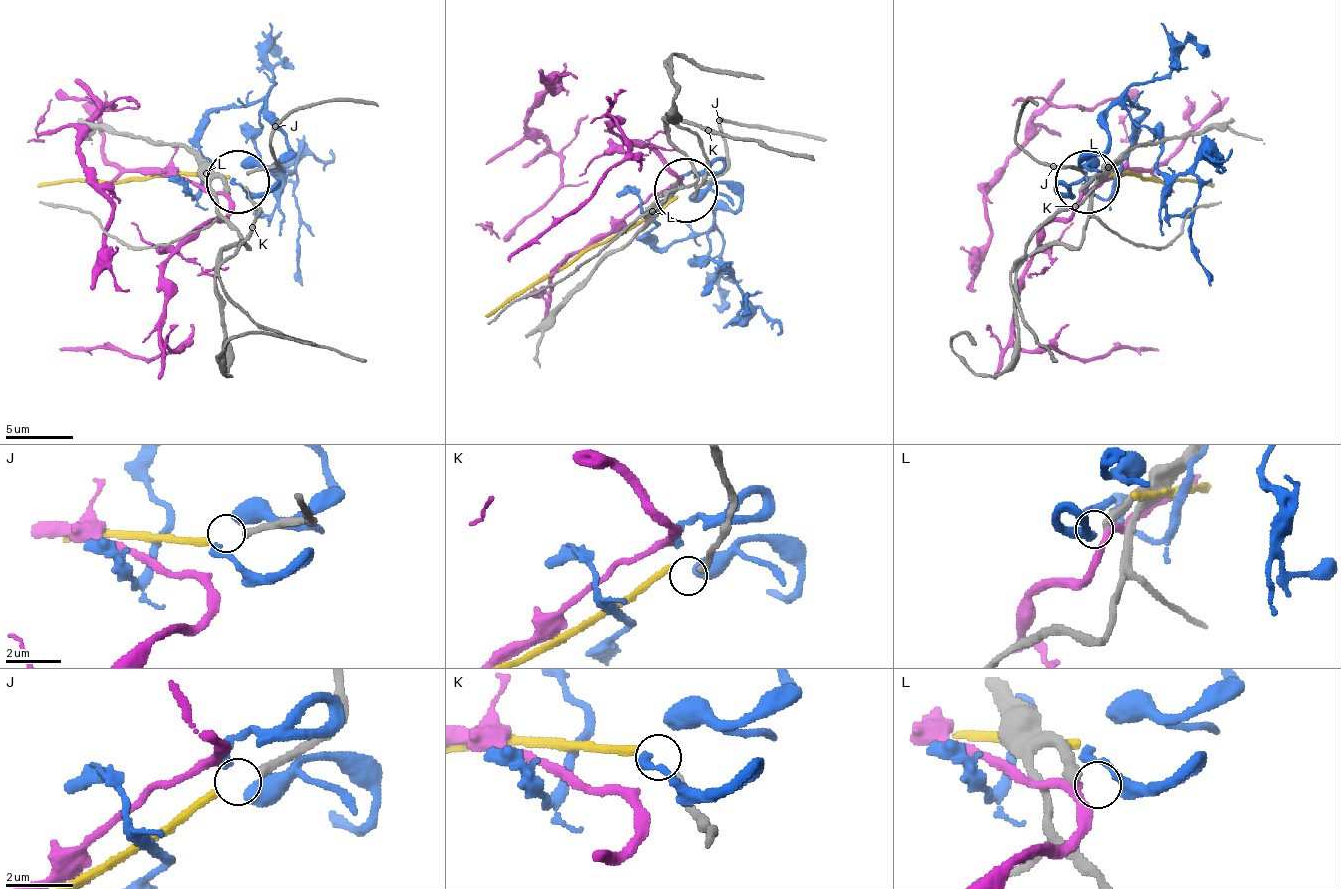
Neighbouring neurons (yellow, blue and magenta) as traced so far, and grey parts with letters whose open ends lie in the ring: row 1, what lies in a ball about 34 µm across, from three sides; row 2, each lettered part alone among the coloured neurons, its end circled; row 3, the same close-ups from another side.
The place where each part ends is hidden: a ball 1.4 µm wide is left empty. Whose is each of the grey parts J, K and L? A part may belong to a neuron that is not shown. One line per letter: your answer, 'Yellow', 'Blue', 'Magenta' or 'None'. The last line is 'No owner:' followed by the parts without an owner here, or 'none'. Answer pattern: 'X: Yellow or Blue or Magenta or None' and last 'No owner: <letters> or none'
J: Yellow
K: None
L: Blue
No owner: K

